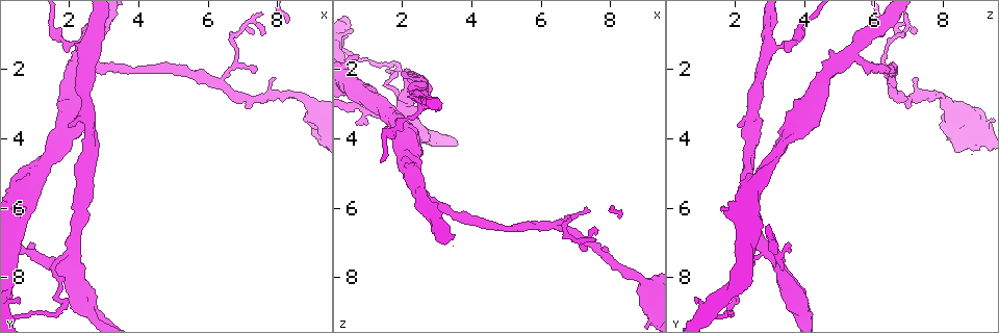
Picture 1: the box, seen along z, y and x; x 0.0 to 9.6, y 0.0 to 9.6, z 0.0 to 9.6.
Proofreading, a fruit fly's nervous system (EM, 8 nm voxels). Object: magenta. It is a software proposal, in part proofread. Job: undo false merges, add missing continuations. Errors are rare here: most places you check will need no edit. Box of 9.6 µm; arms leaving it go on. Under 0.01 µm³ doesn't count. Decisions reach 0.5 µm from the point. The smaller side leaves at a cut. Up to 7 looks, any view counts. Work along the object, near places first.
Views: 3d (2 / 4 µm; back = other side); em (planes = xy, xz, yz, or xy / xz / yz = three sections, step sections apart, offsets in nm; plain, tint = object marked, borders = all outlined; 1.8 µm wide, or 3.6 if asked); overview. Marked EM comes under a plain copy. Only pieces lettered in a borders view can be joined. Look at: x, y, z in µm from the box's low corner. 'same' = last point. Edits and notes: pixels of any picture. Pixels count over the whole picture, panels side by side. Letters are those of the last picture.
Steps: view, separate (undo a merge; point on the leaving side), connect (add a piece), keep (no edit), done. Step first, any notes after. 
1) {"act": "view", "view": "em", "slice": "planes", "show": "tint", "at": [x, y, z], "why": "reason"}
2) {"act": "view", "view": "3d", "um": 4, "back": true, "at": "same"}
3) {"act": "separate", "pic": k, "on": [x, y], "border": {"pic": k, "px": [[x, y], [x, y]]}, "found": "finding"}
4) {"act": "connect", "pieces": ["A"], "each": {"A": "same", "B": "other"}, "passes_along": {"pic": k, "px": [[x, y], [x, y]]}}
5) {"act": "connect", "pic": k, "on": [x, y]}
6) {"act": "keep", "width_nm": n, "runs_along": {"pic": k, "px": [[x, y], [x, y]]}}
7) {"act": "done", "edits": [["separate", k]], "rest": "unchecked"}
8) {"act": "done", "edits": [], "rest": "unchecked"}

{"act": "view", "view": "em", "slice": "yz", "step": 16, "show": "tint", "at": [7.25, 0.65, 6.90]}

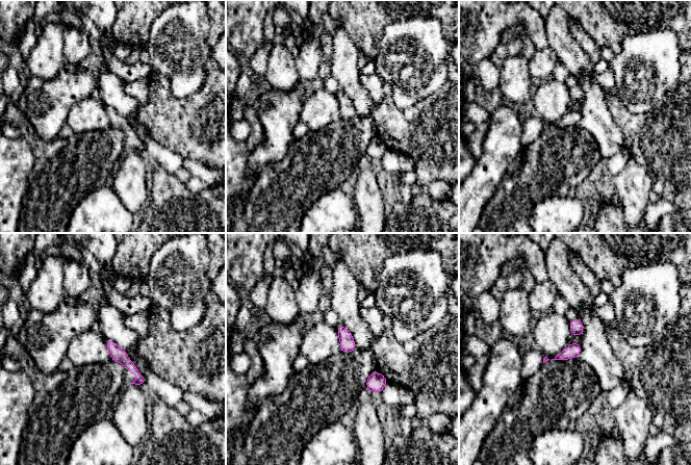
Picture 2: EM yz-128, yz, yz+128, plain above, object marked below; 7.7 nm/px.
{"act": "view", "view": "em", "slice": "planes", "show": "borders", "at": "same"}

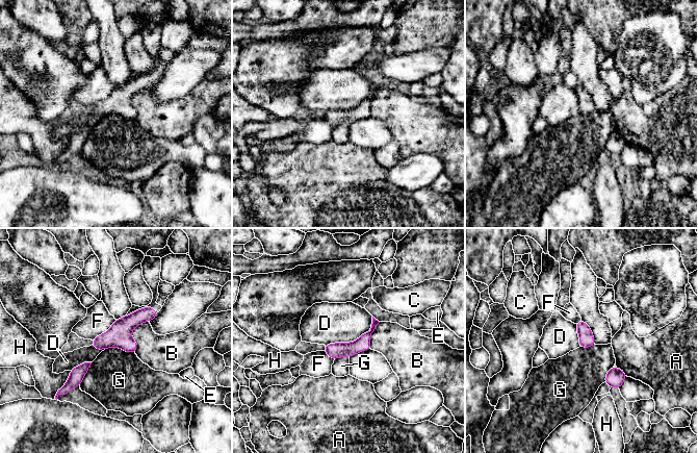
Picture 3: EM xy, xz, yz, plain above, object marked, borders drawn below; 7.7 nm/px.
{"act": "keep", "each": {"A": "other", "B": "other", "C": "other", "D": "other", "E": "other", "F": "other", "G": "other", "H": "other"}, "border": {"pic": 3, "px": [[372, 317], [356, 340], [325, 346]]}, "found": "all the same neuron"}

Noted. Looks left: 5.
{"act": "view", "view": "em", "slice": "xz", "step": 16, "show": "tint", "at": [0.75, 7.30, 3.10], "why": "a narrow waist"}

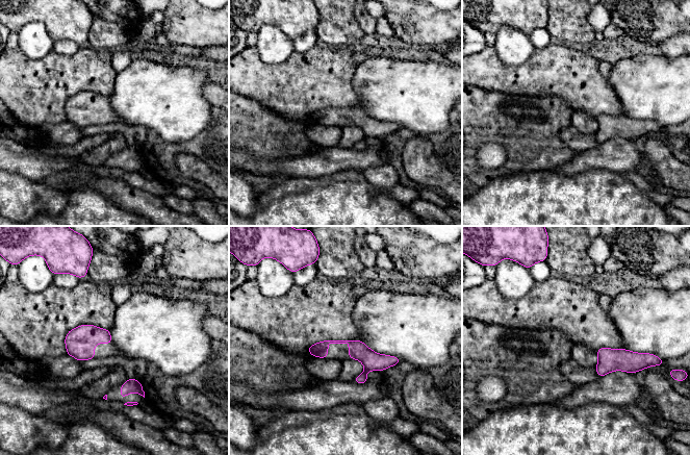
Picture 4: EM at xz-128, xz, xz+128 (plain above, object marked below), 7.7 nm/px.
{"act": "view", "view": "em", "slice": "planes", "show": "borders", "at": "same"}

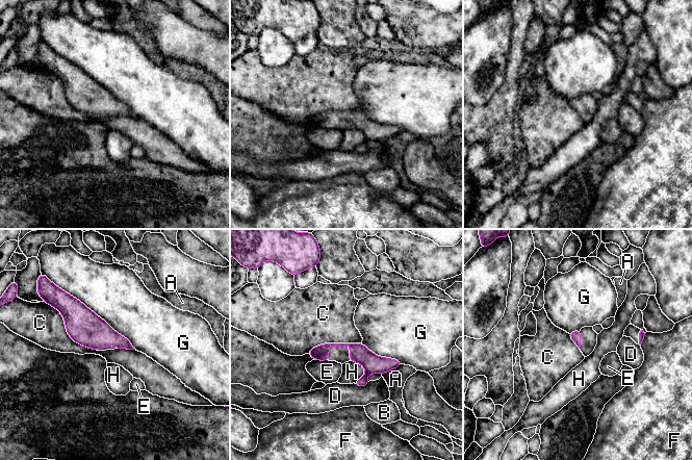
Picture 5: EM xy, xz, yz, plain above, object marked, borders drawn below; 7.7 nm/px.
{"act": "keep", "each": {"A": "other", "B": "other", "C": "other", "D": "other", "E": "other", "F": "other", "G": "other", "H": "other"}, "runs_along": {"pic": 5, "px": [[312, 352], [349, 344], [373, 363], [398, 363]]}, "found": "continuous, no second neuron"}

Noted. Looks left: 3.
{"act": "view", "view": "em", "slice": "planes", "show": "borders", "at": [0.75, 5.95, 1.65]}

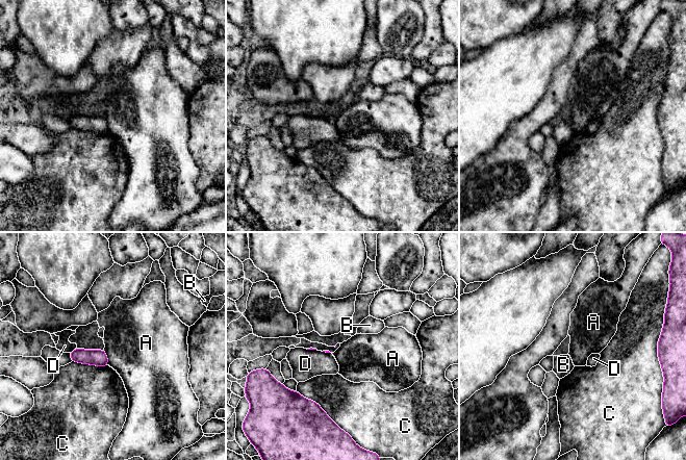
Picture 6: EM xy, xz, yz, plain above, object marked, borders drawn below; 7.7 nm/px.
{"act": "keep", "longest_contact_nm": ["C", 380], "each": {"A": "other", "B": "other", "C": "other", "D": "other"}, "border": {"pic": 6, "px": [[103, 350], [109, 365]]}, "found": "no lettered piece goes on from it"}

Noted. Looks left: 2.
{"act": "done", "edits": [], "rest": "unchecked"}

